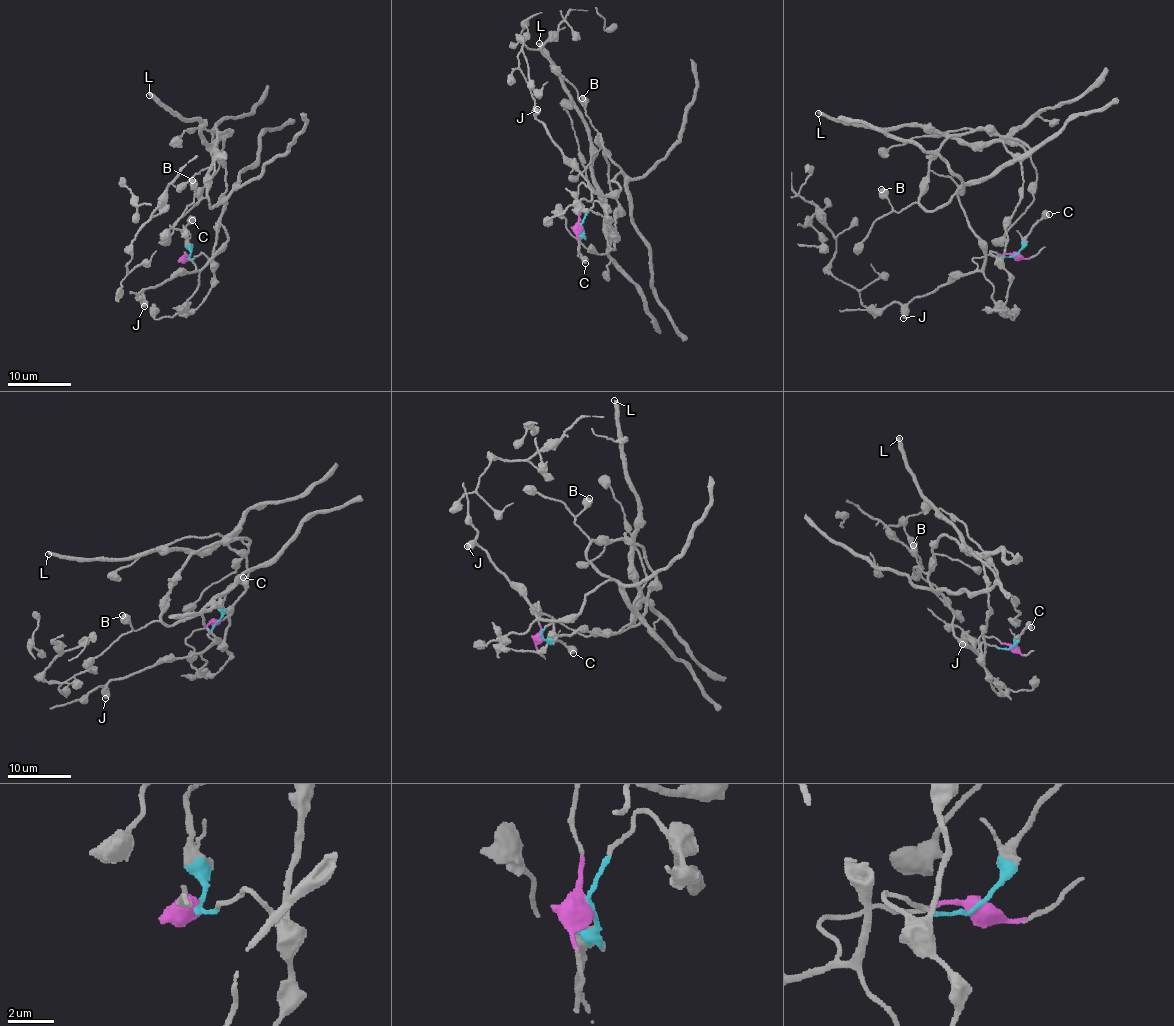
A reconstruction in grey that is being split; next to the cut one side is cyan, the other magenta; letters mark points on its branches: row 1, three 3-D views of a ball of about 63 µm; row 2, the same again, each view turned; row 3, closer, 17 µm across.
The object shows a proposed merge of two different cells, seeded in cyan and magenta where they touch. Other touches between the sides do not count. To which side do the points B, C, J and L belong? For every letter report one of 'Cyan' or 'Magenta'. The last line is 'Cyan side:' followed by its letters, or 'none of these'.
B: Magenta
C: Cyan
J: Magenta
L: Cyan
Cyan side: C, L

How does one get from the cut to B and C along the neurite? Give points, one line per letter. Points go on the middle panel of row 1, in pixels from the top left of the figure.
B: (581, 226), (578, 185), (611, 195), (619, 188), (613, 181), (620, 171), (582, 97)
C: (581, 226), (579, 253), (585, 263)

